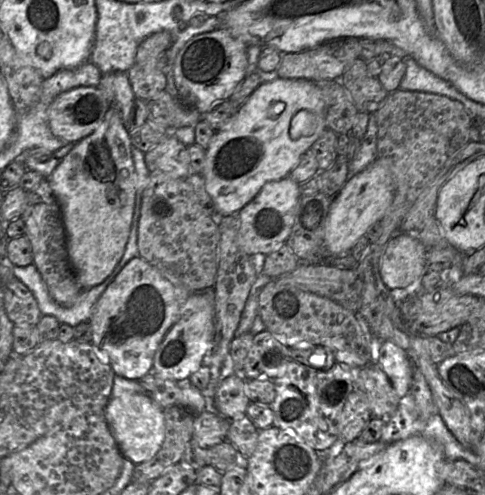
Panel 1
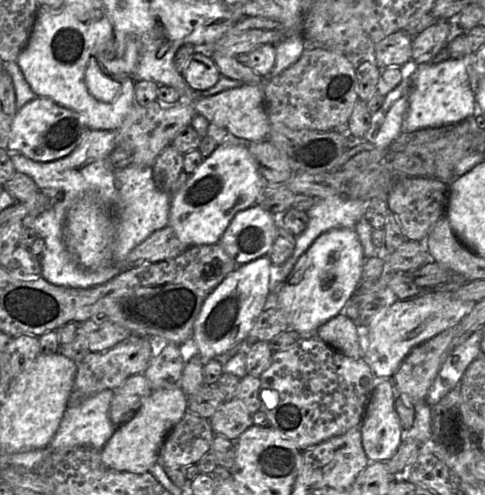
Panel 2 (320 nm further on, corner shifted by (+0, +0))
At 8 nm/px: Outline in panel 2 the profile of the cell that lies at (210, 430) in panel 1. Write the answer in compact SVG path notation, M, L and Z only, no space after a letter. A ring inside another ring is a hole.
M188 411L167 435L159 453L163 466L182 469L197 462L209 451L215 433L209 419Z

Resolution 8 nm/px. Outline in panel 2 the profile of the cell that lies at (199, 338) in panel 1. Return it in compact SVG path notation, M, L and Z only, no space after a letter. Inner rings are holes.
M268 255L238 265L205 299L194 322L192 337L198 355L203 361L216 359L250 335L257 318L266 309L272 266Z

